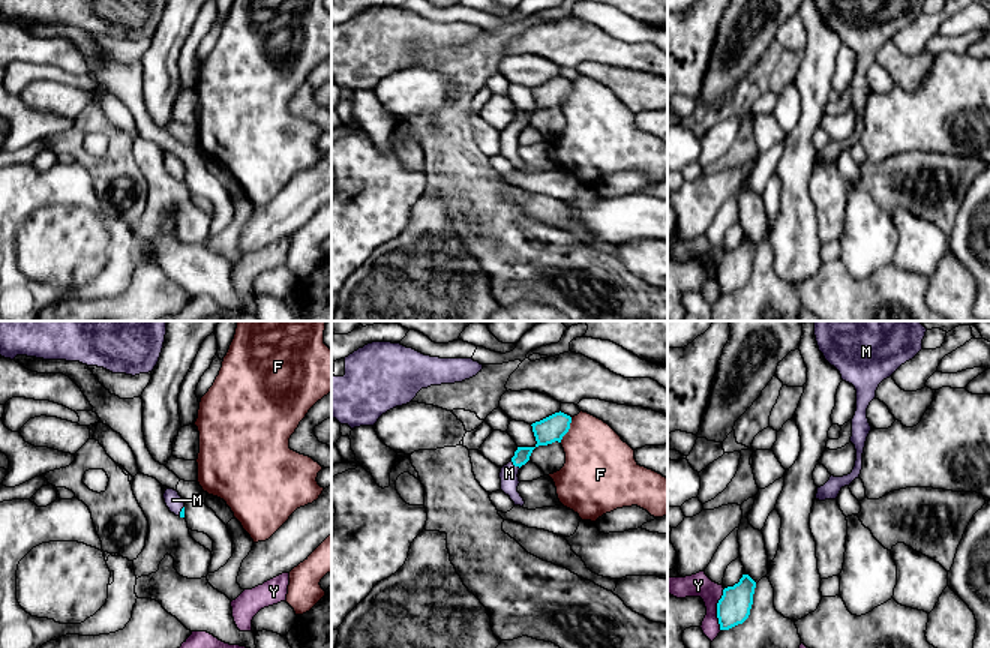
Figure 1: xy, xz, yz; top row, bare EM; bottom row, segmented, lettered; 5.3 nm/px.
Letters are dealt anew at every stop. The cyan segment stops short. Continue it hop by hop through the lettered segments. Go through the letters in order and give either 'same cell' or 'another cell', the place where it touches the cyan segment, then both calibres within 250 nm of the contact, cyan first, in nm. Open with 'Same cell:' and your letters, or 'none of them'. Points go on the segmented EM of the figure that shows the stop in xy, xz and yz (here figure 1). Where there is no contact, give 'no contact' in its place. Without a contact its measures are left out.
Same cell: M
F: another cell | xz (569, 428) | 140/360 nm
M: same cell | xz (515, 465) | 140/100 nm
Y: another cell | yz (717, 609) | 180/130 nm

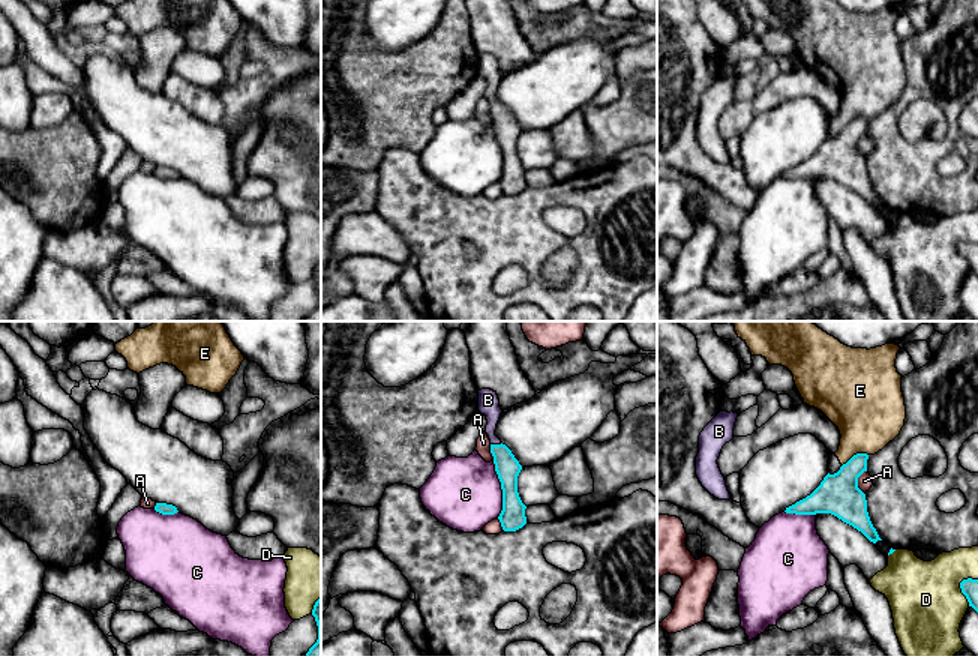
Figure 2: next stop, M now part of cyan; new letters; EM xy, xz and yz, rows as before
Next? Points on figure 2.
Same cell: B
A: another cell | yz (857, 482) | 220/80 nm
B: same cell | xz (495, 445) | 140/110 nm
C: another cell | xz (501, 488) | 140/380 nm
D: another cell | yz (962, 590) | 100/380 nm
E: another cell | yz (854, 455) | 220/380 nm

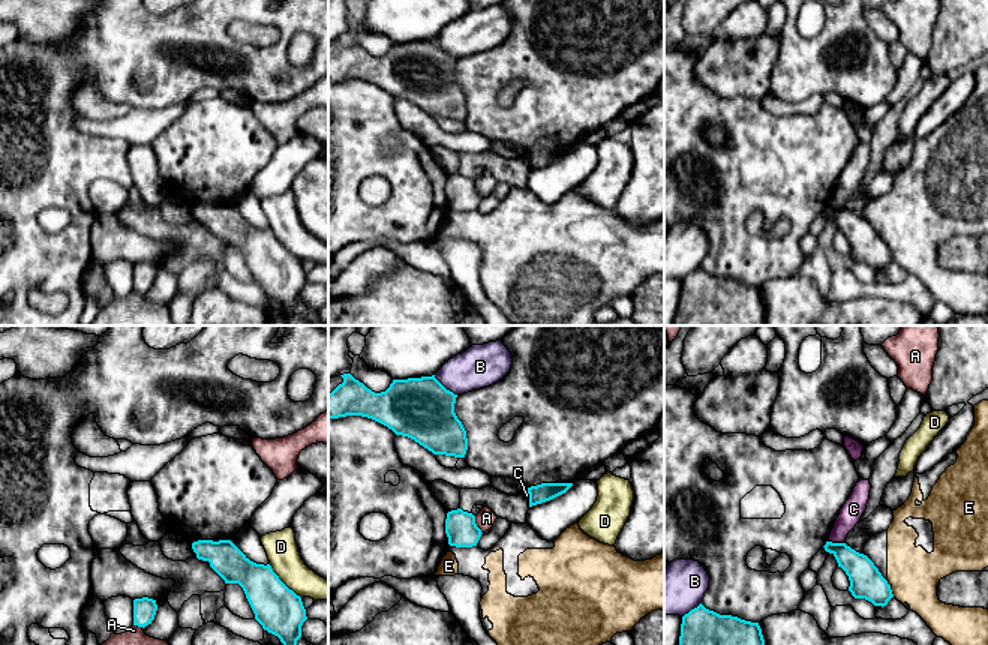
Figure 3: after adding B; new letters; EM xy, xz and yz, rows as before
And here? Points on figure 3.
Same cell: none of them
A: another cell | xz (476, 525) | 170/100 nm
B: another cell | xz (444, 387) | 340/220 nm
C: another cell | yz (835, 543) | 170/120 nm
D: another cell | xy (282, 582) | 240/170 nm
E: another cell | yz (891, 593) | 180/280 nm

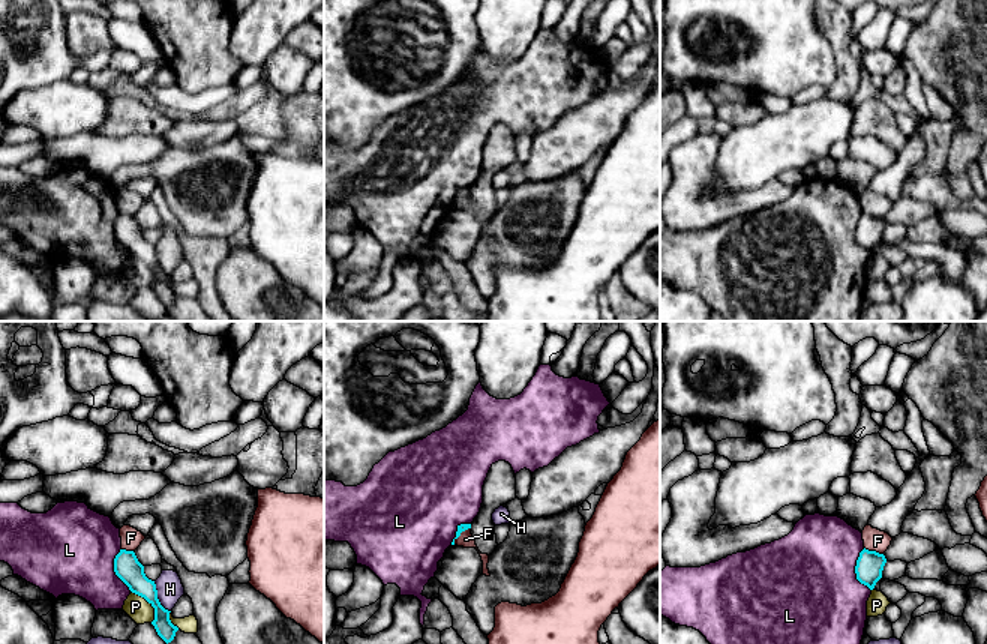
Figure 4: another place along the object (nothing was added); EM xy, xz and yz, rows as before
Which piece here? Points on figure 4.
Same cell: none of them
F: another cell | yz (873, 551) | 150/120 nm
H: another cell | xy (156, 598) | 140/140 nm
L: another cell | yz (855, 571) | 150/500 nm
P: another cell | xy (149, 602) | 140/120 nm

